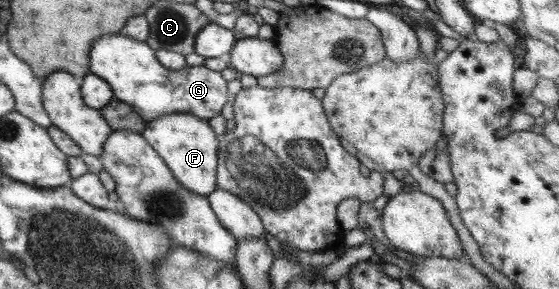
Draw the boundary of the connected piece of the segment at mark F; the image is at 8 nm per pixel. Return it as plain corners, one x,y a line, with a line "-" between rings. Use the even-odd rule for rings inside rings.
171,113
146,122
140,133
183,187
205,197
216,186
218,148
218,136
207,122
193,114

